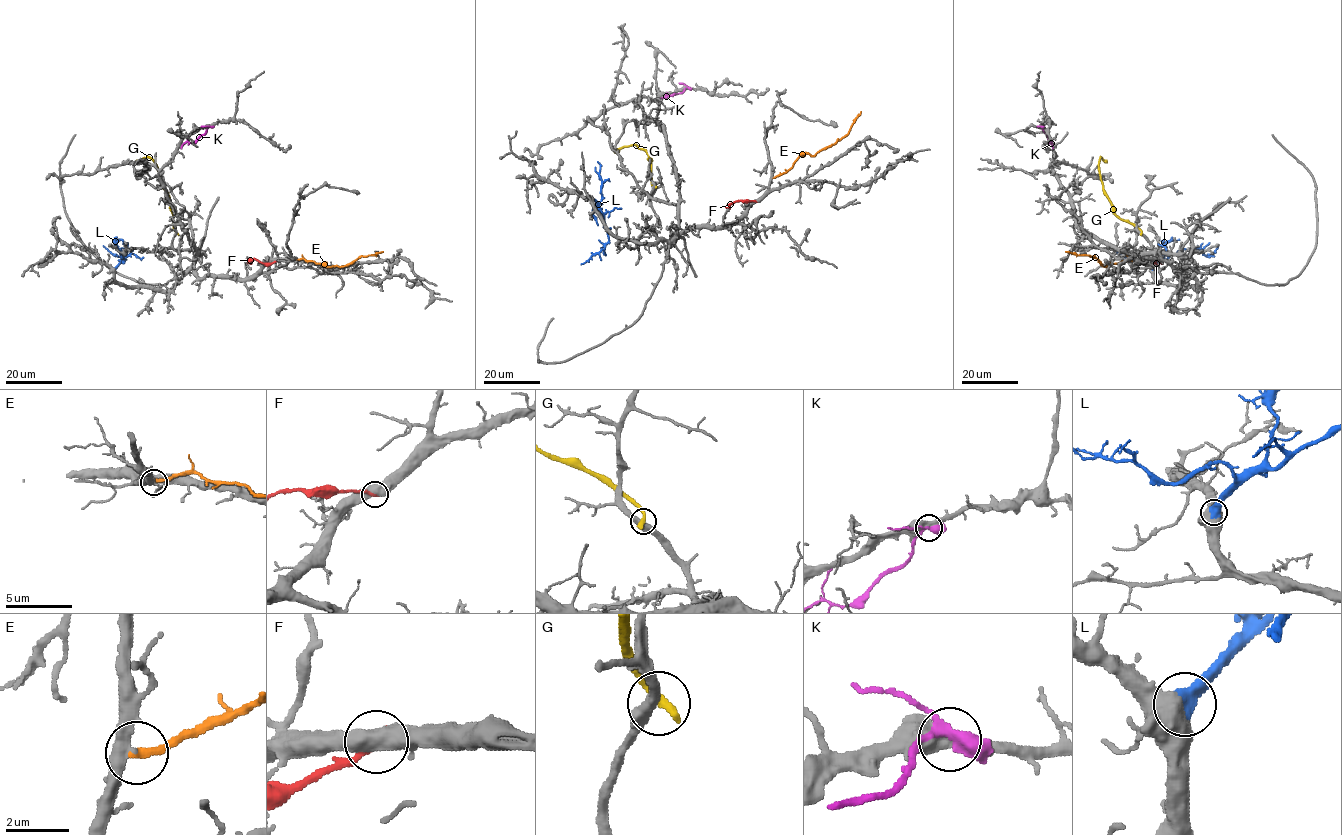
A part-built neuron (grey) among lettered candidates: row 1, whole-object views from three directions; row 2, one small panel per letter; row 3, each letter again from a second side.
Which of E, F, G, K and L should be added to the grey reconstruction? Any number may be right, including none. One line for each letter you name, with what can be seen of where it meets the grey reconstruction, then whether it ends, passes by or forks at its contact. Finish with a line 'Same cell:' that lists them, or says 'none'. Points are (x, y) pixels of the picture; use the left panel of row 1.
L: contact (114, 269); it ends
Same cell: L

